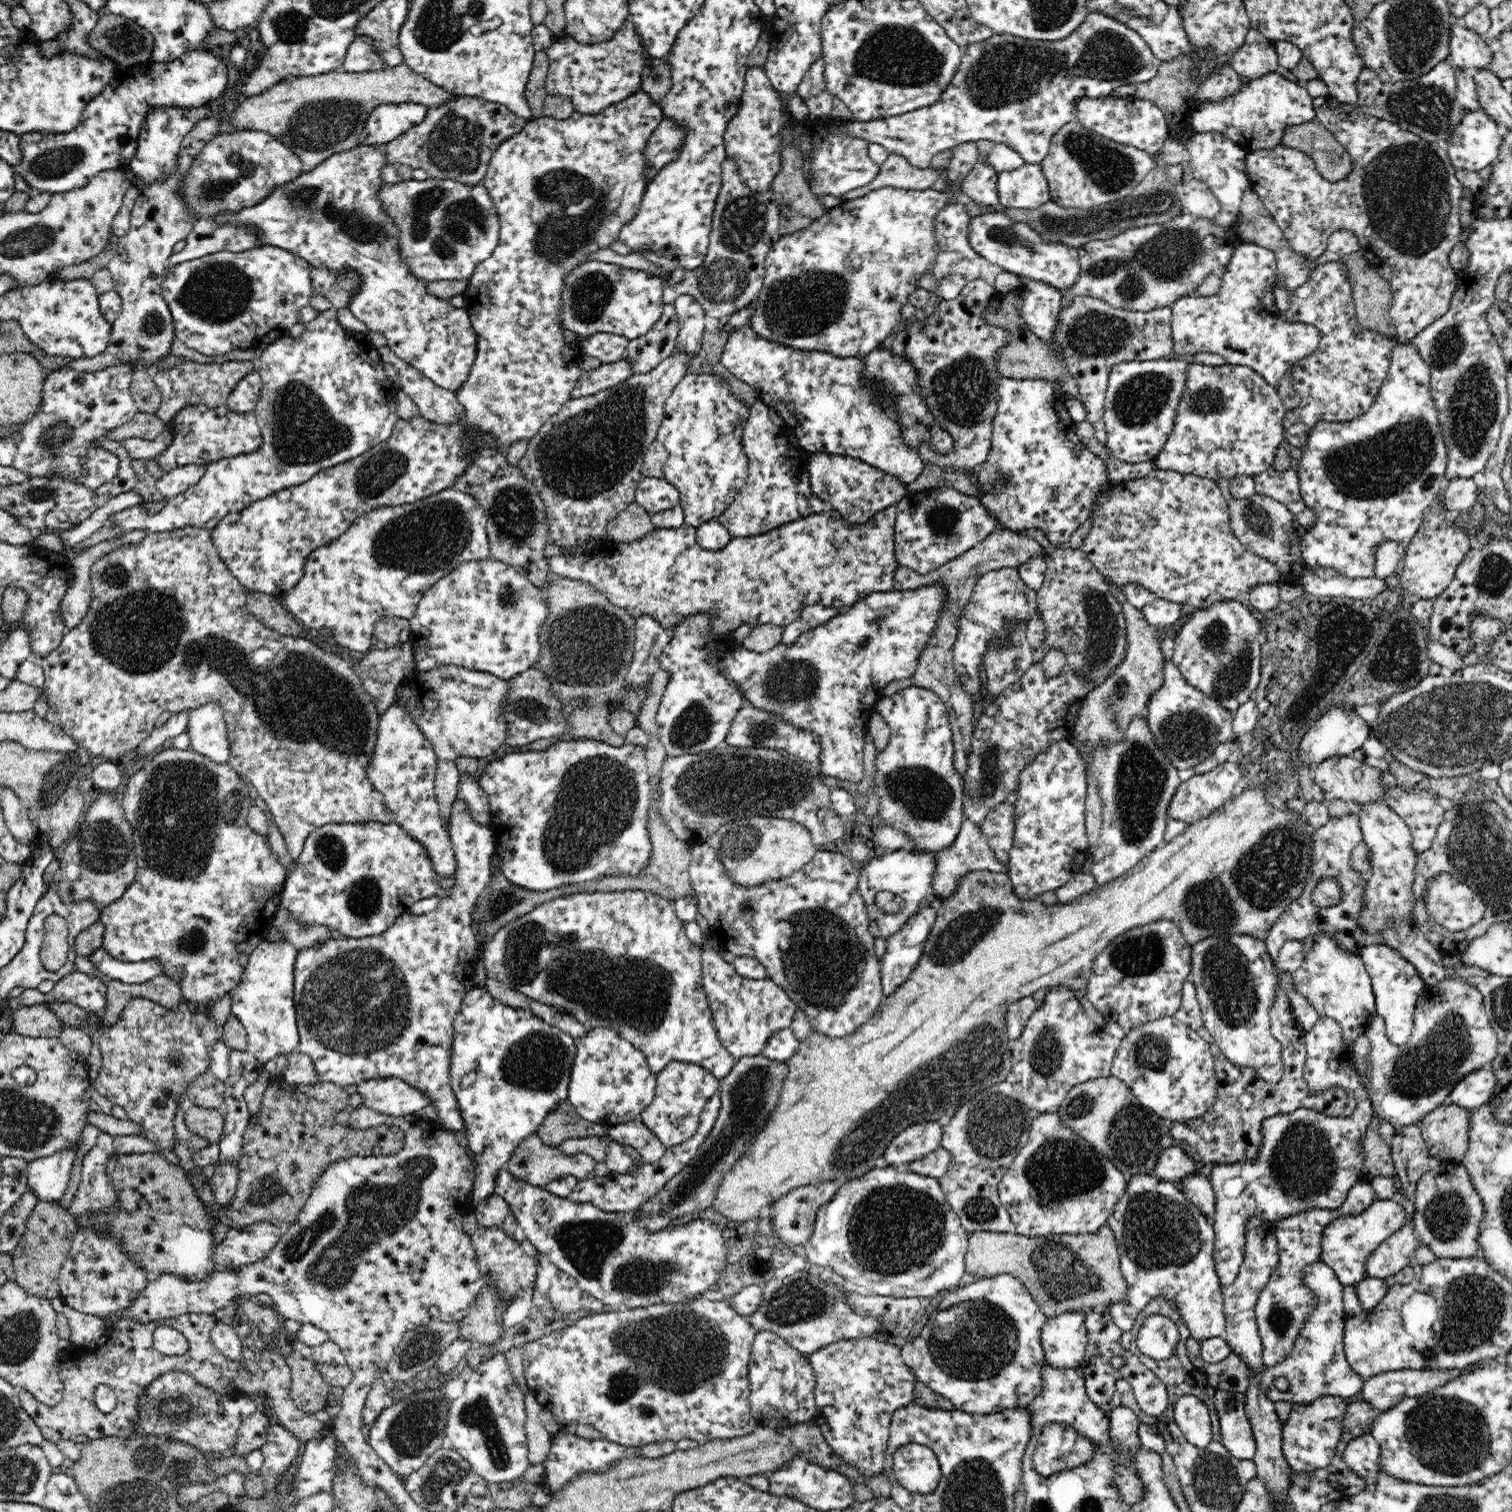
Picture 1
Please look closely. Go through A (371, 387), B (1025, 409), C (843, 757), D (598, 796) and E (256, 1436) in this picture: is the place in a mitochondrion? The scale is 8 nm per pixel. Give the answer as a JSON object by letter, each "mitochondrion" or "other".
{"A":"other","B":"other","C":"other","D":"mitochondrion","E":"other"}

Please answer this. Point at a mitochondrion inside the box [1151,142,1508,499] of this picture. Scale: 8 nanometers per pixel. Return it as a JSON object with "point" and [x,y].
{"point":[1473,409]}

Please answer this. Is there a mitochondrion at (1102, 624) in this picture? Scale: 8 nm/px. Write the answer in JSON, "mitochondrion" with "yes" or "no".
{"mitochondrion":"yes"}

